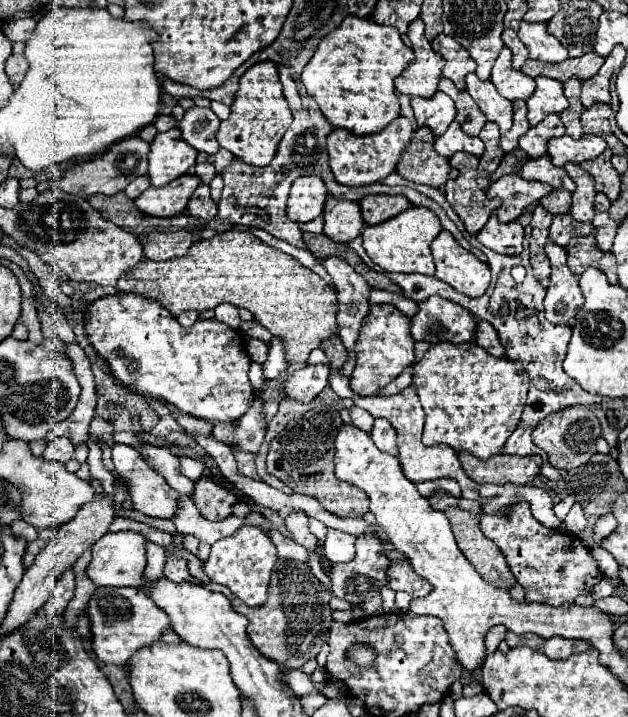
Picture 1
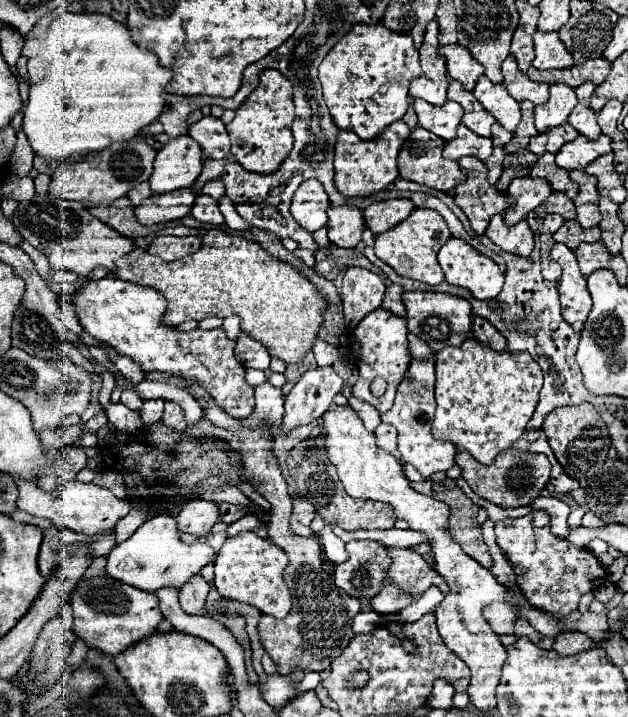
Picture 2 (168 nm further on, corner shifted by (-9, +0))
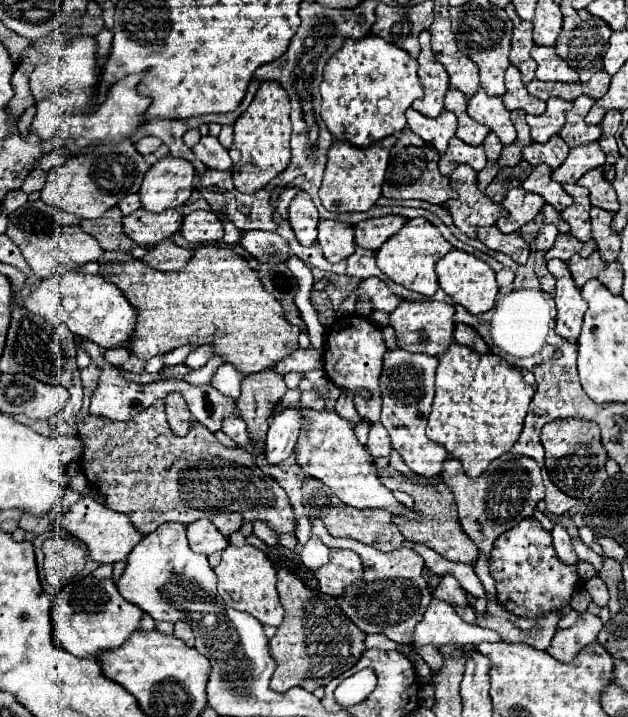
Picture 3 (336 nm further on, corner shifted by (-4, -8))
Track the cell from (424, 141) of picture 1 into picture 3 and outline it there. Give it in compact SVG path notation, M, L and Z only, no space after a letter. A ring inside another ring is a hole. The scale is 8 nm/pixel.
M402 130L394 148L390 150L390 168L386 172L386 180L382 184L382 194L386 198L416 198L426 200L430 204L444 204L452 198L456 198L456 192L450 186L450 180L440 174L438 170L438 158L434 146L424 142L420 136L416 136L410 130Z

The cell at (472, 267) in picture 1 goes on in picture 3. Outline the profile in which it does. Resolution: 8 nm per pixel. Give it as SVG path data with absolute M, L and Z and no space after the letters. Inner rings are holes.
M450 250L446 256L442 256L436 262L436 274L438 274L438 282L440 288L452 296L452 300L456 304L462 304L470 314L482 314L488 312L494 302L496 302L496 294L498 294L498 282L496 282L496 274L494 270L482 262L480 258L462 252L462 250Z

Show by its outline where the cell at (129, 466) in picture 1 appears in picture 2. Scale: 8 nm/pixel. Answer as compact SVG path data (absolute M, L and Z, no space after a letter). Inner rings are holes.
M187 500L181 506L181 512L175 516L179 530L197 538L205 538L213 532L213 526L219 522L219 508L215 502L207 500Z

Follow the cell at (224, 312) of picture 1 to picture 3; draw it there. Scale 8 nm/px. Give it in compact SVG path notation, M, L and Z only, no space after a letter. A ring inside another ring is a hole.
M206 344L206 346L198 346L198 348L184 360L184 364L186 364L188 368L196 370L196 368L204 366L212 356L214 356L214 352L212 352L212 348L210 348L208 344Z

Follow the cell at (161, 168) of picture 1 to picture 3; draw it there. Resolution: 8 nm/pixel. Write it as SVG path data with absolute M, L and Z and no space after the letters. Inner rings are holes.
M164 156L144 176L138 192L140 202L150 212L162 212L184 204L194 190L194 166L184 158Z

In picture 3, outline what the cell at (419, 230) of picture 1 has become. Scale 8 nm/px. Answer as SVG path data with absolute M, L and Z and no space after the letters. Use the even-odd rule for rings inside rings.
M414 218L414 220L408 220L402 226L402 230L398 234L394 234L394 238L388 238L376 250L376 262L378 262L378 268L392 282L396 282L408 290L414 290L422 296L434 296L434 292L438 290L438 278L436 278L434 266L450 250L452 250L452 246L442 238L442 234L438 234L438 230L426 218Z

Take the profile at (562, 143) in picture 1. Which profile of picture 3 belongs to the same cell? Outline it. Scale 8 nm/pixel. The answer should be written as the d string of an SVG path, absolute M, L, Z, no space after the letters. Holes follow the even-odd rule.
M592 142L588 146L570 148L568 158L552 172L552 178L560 184L564 182L578 182L582 174L586 174L592 168L604 166L604 152L598 146L598 142Z

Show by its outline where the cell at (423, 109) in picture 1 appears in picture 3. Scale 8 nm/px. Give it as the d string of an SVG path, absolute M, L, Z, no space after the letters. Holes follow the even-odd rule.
M414 108L406 110L406 118L408 118L408 128L418 134L422 140L430 142L440 154L446 152L448 148L448 140L454 136L456 132L456 116L448 110L444 110L440 116L436 118L428 118L420 112L416 112Z

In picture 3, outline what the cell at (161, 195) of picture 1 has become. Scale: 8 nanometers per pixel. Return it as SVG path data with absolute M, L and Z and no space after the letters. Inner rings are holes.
M144 208L136 210L130 216L124 216L124 230L126 234L138 242L138 244L156 244L160 240L166 240L182 226L184 216L176 210L164 210L164 212L148 212Z

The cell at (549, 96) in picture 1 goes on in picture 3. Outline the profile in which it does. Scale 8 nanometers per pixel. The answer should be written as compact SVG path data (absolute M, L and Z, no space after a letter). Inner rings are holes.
M550 98L546 104L548 106L546 106L544 114L540 114L540 116L528 114L526 116L534 142L546 142L550 136L556 136L566 122L566 112L572 106L572 102L562 100L562 98Z

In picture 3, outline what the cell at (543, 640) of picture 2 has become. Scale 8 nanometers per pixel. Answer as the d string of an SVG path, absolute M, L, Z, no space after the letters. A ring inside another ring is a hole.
M488 600L488 612L484 616L478 616L476 620L478 626L498 632L504 642L524 642L538 650L546 650L556 632L560 616L548 614L542 618L520 618Z

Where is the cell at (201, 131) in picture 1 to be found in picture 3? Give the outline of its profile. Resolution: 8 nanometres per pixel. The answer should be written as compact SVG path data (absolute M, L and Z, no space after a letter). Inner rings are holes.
M202 136L200 142L192 148L196 158L204 162L212 170L230 170L232 160L228 156L228 150L218 142L214 136Z

